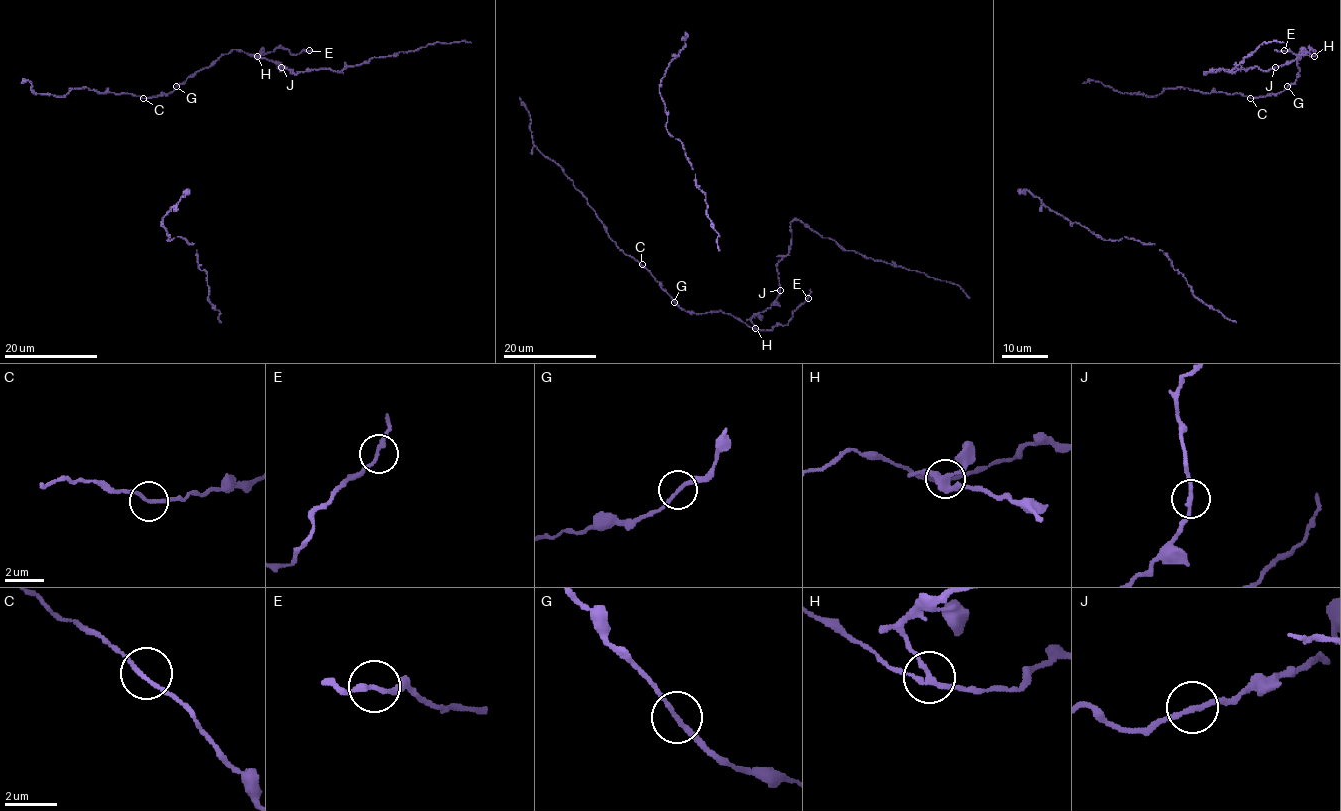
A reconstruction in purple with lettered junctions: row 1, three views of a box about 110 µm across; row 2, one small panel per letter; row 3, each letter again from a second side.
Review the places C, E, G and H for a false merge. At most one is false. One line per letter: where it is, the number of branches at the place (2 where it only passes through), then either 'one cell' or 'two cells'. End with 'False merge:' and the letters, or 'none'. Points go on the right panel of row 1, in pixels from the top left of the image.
C: (1250, 98) | 2 | one cell
E: (1284, 50) | 2 | one cell
G: (1287, 86) | 2 | one cell
H: (1314, 56) | 3 | two cells
False merge: H

